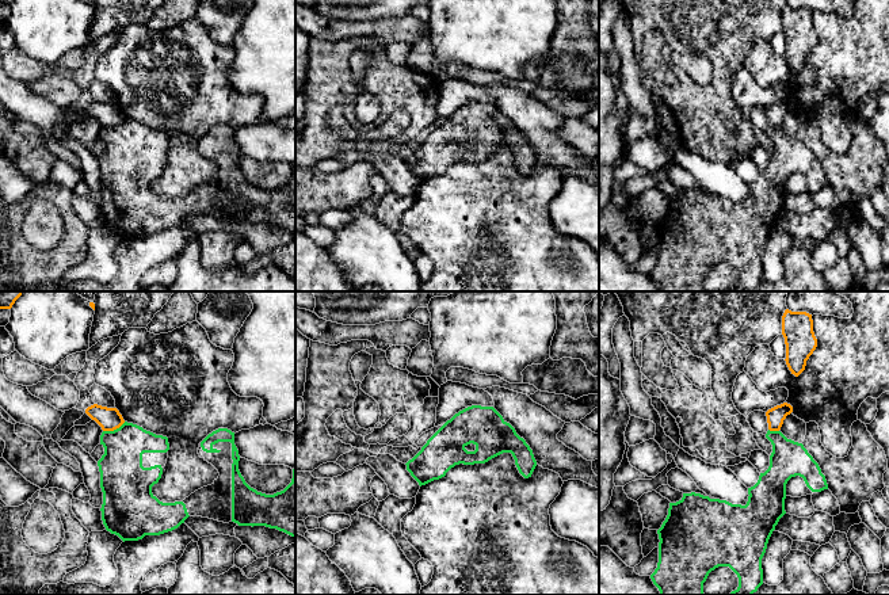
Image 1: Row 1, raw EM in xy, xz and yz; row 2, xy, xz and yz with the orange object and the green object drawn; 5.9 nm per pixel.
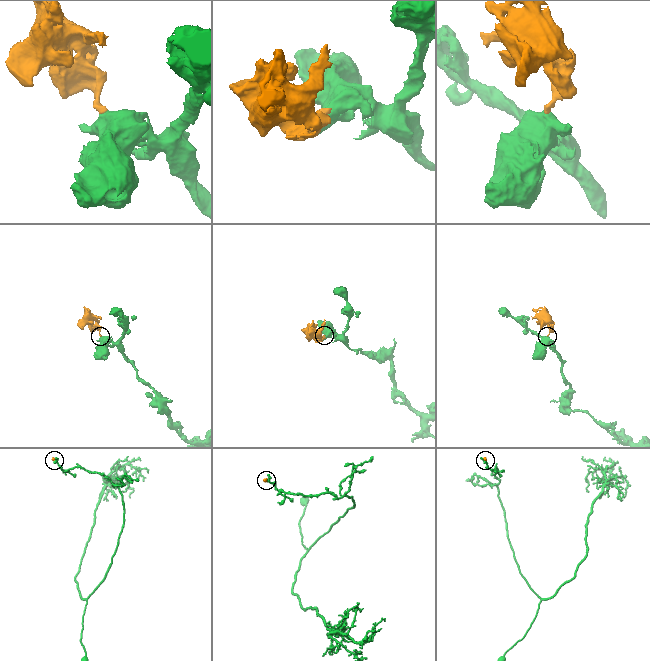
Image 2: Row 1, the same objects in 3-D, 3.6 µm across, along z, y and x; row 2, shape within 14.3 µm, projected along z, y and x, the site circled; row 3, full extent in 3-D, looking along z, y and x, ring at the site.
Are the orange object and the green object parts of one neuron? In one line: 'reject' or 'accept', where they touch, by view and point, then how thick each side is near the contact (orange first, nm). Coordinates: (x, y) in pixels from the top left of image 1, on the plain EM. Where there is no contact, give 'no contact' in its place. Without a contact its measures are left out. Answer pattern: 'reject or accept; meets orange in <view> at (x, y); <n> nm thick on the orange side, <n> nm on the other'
reject; meets orange in xy at (114, 125); 140 nm thick on the orange side, 260 nm on the other

